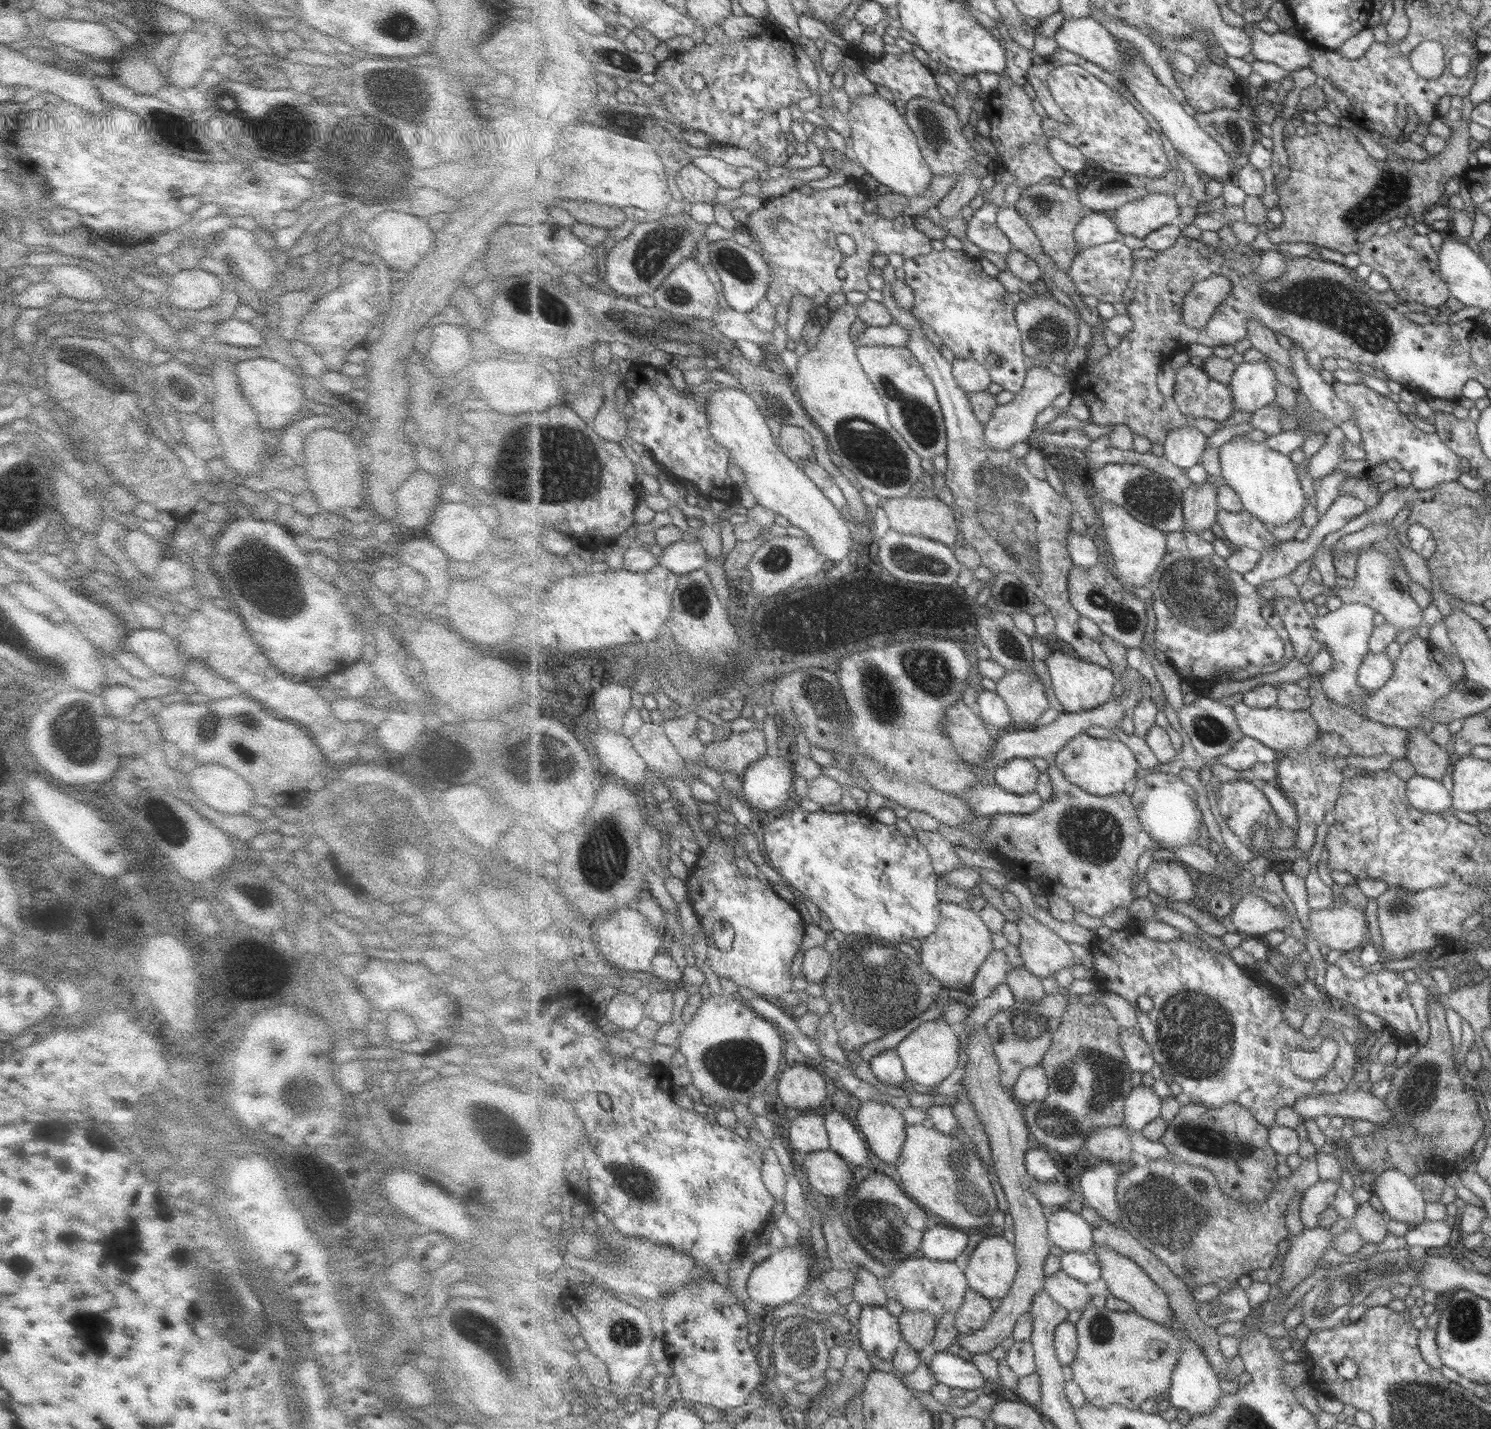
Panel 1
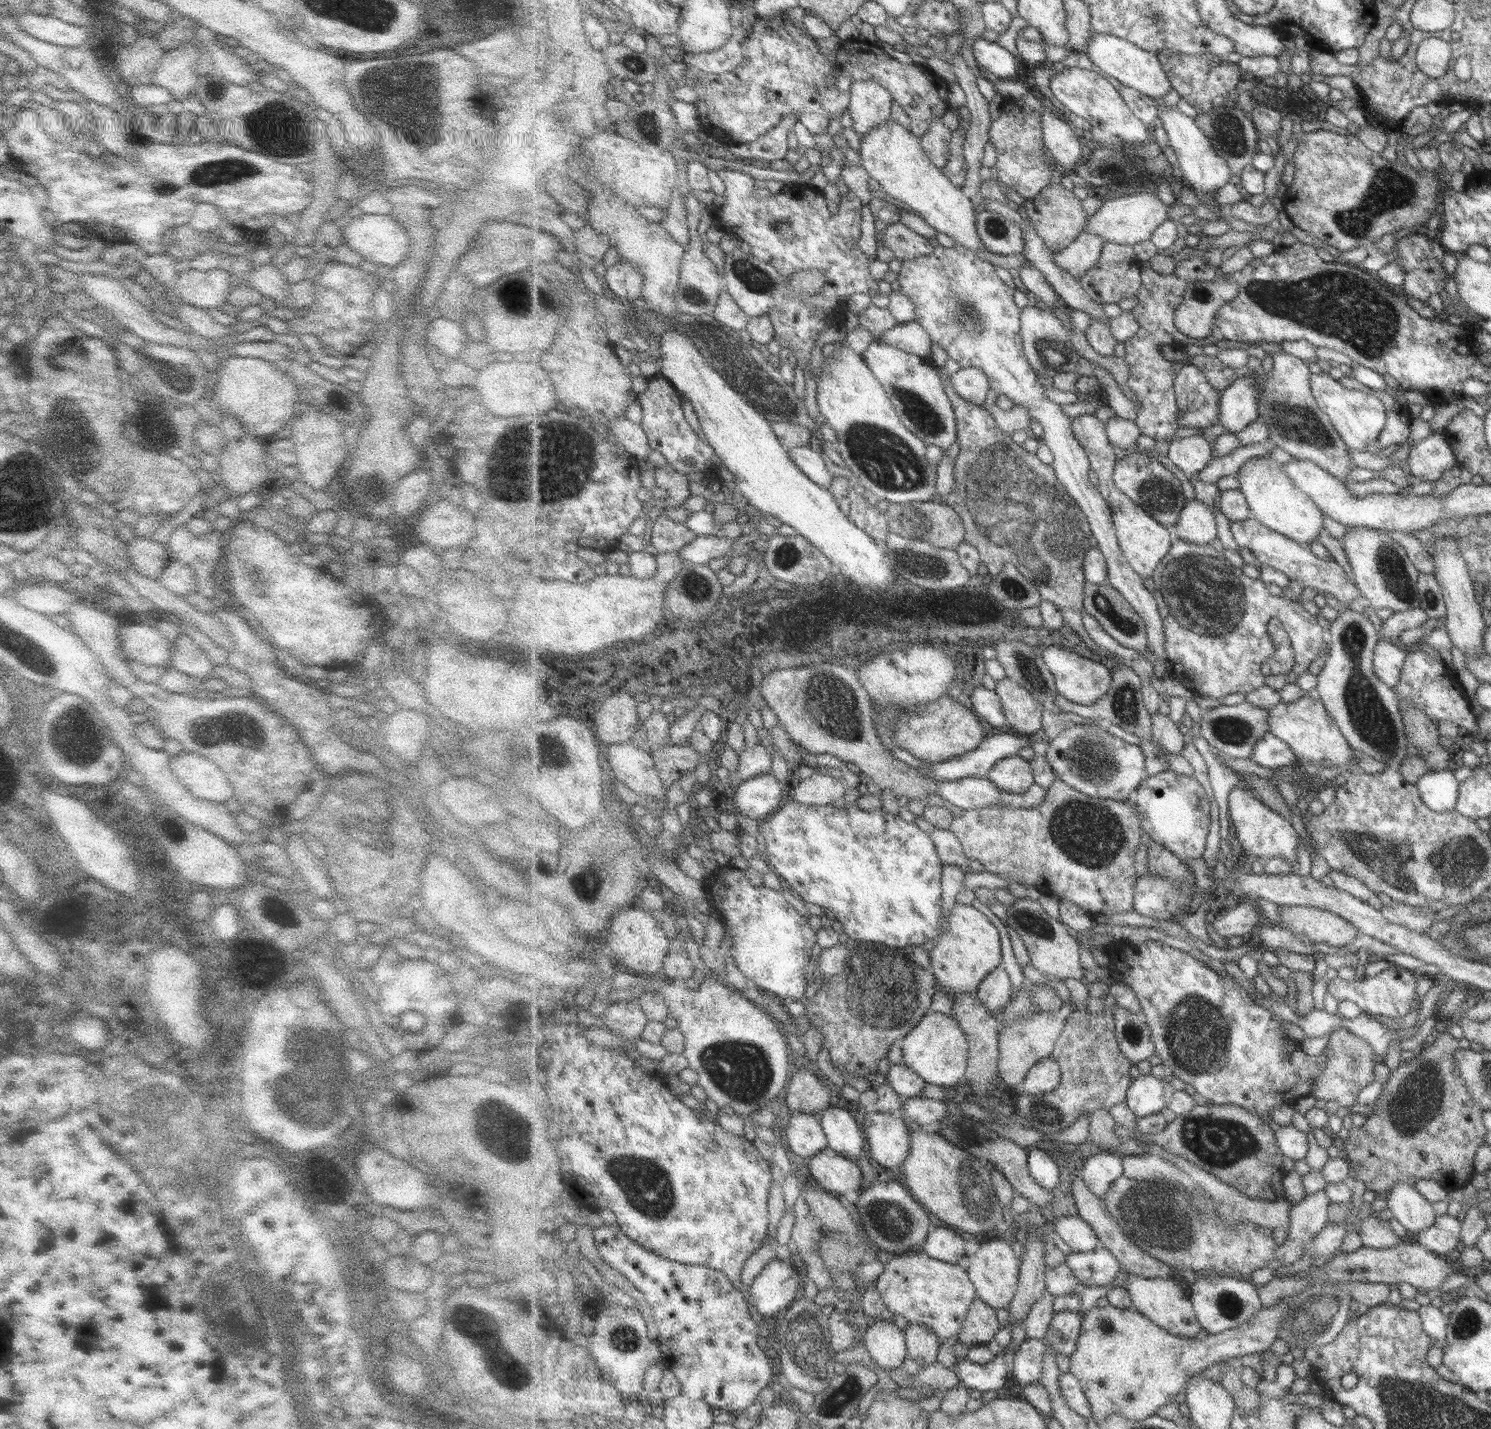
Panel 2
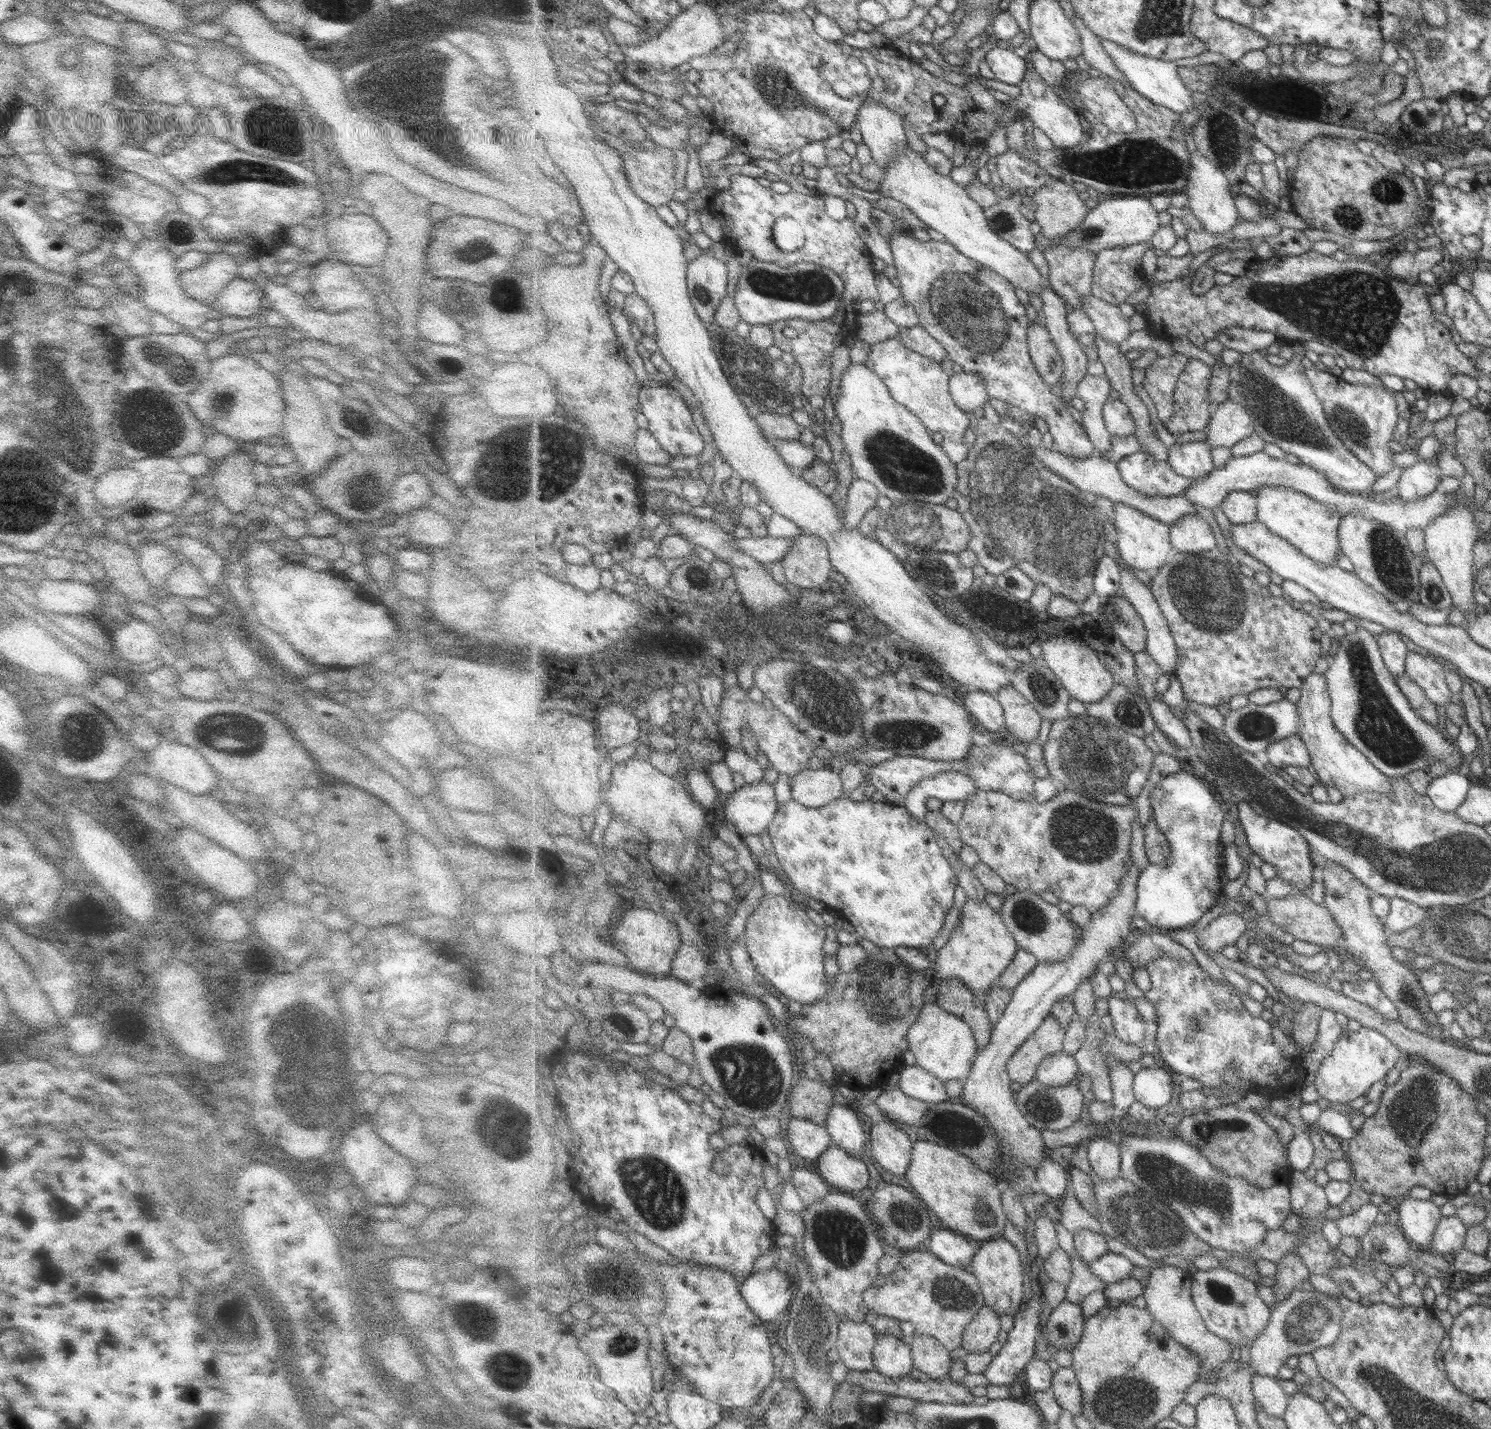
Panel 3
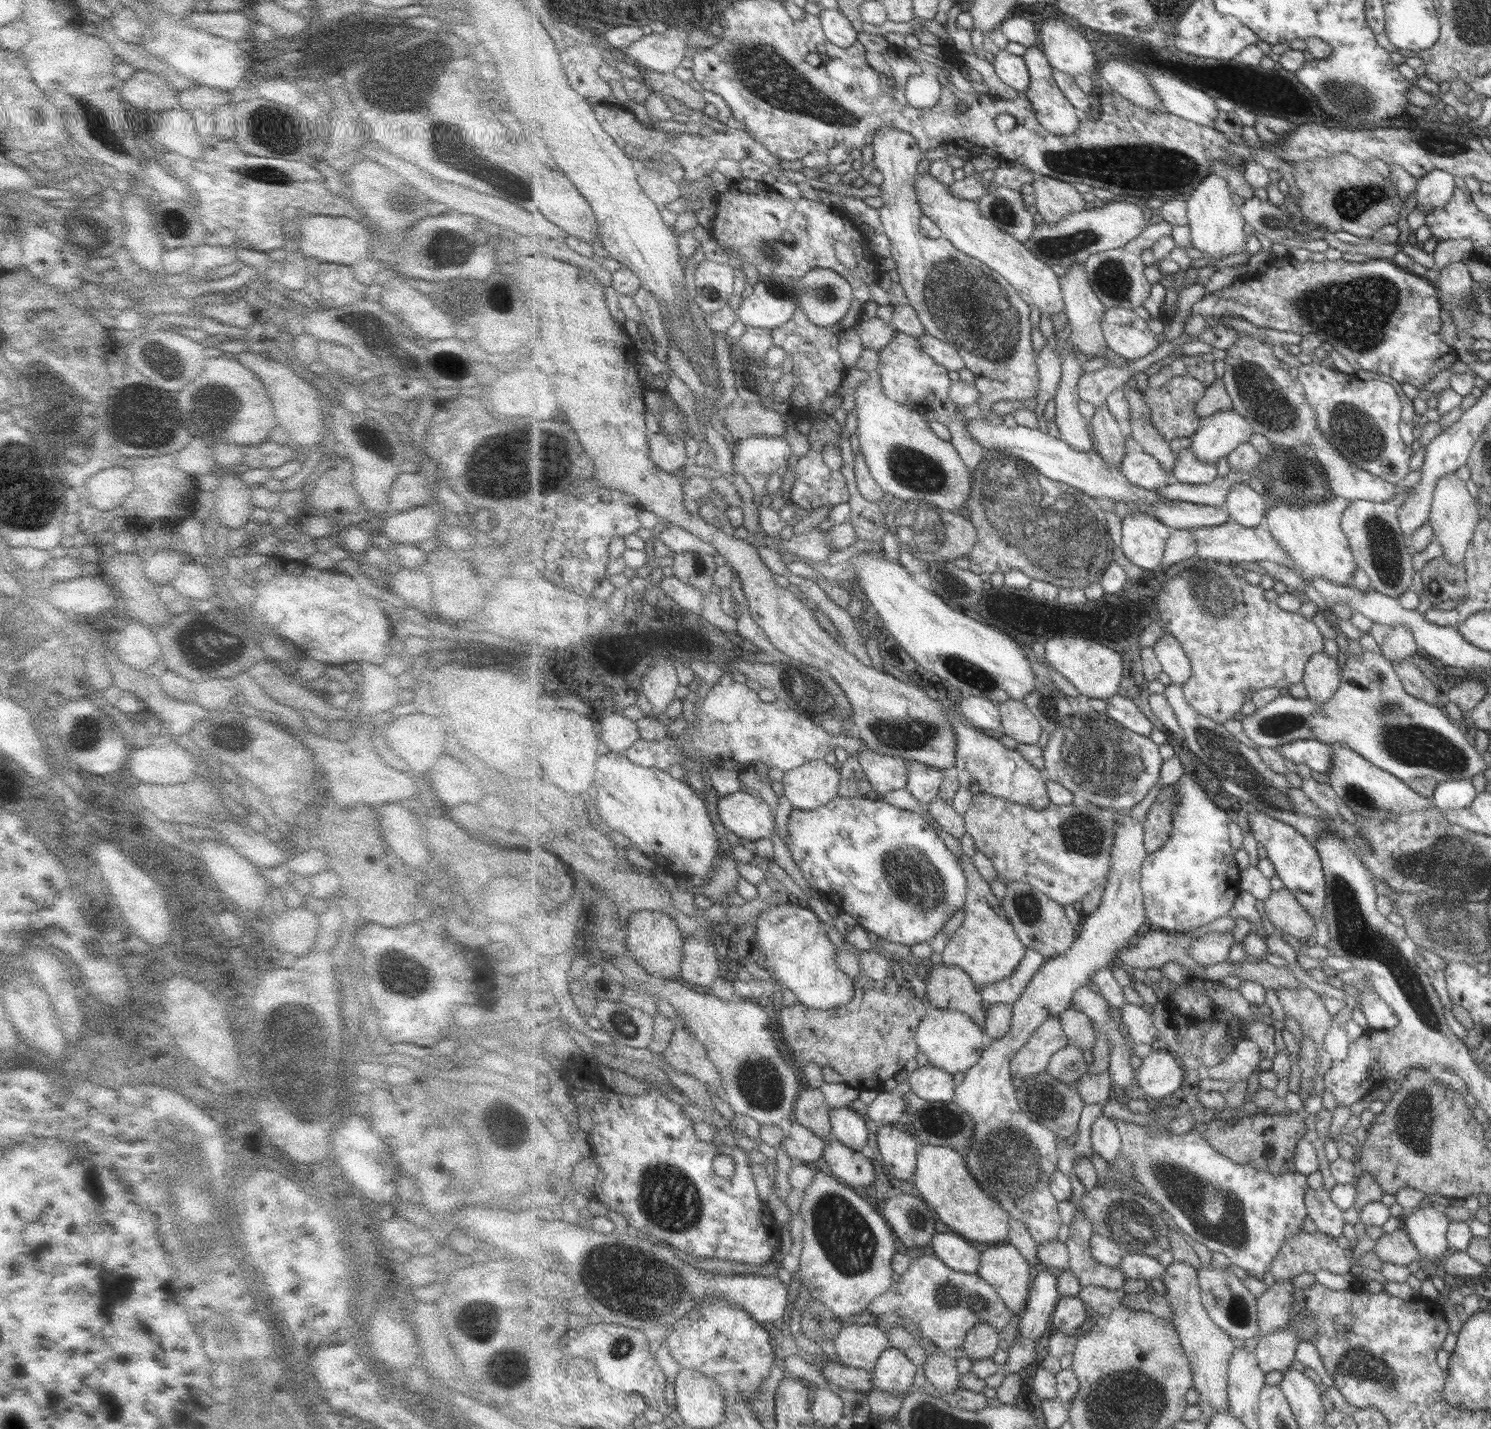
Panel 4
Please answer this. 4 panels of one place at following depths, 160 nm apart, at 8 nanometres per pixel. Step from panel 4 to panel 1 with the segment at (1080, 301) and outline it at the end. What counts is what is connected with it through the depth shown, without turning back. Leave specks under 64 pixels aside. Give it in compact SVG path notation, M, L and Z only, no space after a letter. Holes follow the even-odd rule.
M1087 212L1076 227L1074 235L1078 243L1078 252L1083 252L1086 248L1117 240L1120 232L1117 224L1112 220L1111 213Z

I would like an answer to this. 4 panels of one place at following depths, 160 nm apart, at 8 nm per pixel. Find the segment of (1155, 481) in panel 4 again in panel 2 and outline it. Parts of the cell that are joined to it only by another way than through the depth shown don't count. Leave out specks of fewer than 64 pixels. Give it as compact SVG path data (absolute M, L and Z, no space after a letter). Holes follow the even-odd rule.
M1266 440L1241 446L1227 456L1217 457L1199 474L1199 479L1207 484L1217 484L1223 477L1239 474L1248 460L1268 456L1273 445L1275 444L1271 440ZM1142 452L1131 453L1120 458L1115 465L1113 480L1117 488L1130 496L1138 505L1147 509L1167 528L1174 528L1182 514L1182 508L1188 502L1183 497L1183 488L1179 478L1167 470L1158 459Z

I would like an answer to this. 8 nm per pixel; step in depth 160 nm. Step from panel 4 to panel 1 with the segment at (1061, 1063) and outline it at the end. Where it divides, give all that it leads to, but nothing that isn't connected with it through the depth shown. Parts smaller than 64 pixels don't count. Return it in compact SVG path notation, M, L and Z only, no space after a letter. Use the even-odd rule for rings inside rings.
M1041 1065L1026 1068L1020 1075L1018 1082L1011 1088L1013 1096L1024 1106L1043 1102L1049 1095L1049 1091L1050 1078Z

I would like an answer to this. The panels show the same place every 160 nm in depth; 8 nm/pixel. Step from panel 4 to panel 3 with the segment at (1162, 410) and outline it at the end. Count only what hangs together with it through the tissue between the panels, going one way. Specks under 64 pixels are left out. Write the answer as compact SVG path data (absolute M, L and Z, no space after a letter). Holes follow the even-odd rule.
M1191 360L1177 382L1175 414L1171 422L1164 424L1168 432L1179 437L1208 427L1214 409L1210 396L1211 382L1211 368L1201 360Z

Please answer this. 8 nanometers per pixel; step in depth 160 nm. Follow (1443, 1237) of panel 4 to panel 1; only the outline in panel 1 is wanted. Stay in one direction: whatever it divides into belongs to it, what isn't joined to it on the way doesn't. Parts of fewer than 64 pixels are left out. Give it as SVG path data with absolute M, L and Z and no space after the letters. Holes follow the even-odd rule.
M1389 1169L1371 1182L1372 1194L1379 1198L1391 1219L1415 1225L1426 1221L1428 1202L1413 1177Z

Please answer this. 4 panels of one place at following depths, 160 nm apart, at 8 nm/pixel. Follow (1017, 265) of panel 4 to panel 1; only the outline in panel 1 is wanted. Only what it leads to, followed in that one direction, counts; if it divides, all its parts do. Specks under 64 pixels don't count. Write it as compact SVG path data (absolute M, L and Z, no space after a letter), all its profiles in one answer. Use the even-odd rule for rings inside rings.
M879 93L868 94L850 102L848 119L852 124L852 157L892 193L902 194L907 198L926 194L935 174L922 155L918 138L906 116Z

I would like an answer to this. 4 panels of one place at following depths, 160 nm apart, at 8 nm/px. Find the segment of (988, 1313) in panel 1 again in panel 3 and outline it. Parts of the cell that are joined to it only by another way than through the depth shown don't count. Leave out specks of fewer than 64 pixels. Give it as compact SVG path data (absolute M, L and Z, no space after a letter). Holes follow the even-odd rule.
M987 1306L975 1315L974 1320L967 1325L962 1342L962 1348L967 1351L967 1354L988 1352L989 1348L997 1342L1002 1331L999 1316L997 1312Z

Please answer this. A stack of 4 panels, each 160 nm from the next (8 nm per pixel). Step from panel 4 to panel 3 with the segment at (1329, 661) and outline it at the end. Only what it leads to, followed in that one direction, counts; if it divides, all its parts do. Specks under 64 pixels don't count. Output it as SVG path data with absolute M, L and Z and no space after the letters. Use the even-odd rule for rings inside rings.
M1314 671L1300 689L1302 695L1296 706L1301 722L1297 735L1306 742L1307 748L1310 750L1312 766L1320 778L1319 783L1325 786L1335 786L1346 798L1364 792L1390 794L1394 790L1392 778L1381 772L1334 725L1331 716L1332 698L1328 689L1328 678L1325 674Z

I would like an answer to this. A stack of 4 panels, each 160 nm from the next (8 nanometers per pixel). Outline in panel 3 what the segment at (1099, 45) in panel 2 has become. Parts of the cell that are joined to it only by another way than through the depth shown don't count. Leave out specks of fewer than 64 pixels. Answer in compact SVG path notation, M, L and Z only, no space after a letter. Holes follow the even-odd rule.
M1099 38L1101 44L1111 55L1117 68L1131 82L1132 88L1141 96L1147 97L1159 106L1170 108L1173 112L1185 114L1195 108L1195 100L1191 96L1191 89L1185 84L1185 81L1177 74L1179 66L1175 61L1159 60L1158 57L1145 56L1142 53L1131 51L1122 45Z

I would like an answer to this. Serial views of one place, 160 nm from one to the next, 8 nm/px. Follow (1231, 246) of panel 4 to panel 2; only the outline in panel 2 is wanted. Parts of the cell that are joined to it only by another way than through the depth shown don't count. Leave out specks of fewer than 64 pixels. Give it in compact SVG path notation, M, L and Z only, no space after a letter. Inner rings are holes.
M1155 98L1155 100L1159 107L1162 126L1168 135L1168 145L1173 148L1178 159L1178 176L1186 186L1192 188L1198 194L1206 208L1212 210L1221 218L1223 206L1214 194L1232 180L1230 165L1215 149L1207 134L1203 133L1203 129L1198 125L1195 118L1181 113L1175 106L1167 107L1163 105L1162 98Z

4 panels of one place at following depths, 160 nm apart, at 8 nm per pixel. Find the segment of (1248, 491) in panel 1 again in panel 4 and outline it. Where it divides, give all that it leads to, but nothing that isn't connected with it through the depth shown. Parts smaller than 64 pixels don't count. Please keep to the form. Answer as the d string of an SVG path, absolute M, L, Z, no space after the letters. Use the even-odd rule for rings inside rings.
M1331 495L1326 502L1306 504L1301 508L1270 499L1264 525L1291 557L1294 568L1300 570L1308 581L1324 578L1339 586L1352 583L1359 565L1350 547L1350 540L1342 529L1342 516L1350 502L1343 497Z

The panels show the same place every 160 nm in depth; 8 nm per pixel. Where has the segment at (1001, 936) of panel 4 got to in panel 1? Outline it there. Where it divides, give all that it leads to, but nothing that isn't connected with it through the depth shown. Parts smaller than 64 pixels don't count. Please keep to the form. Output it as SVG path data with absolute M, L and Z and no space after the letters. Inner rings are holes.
M942 901L942 919L938 930L921 940L921 966L931 973L945 989L960 995L961 988L970 990L979 969L993 954L993 934L981 916L969 907Z

